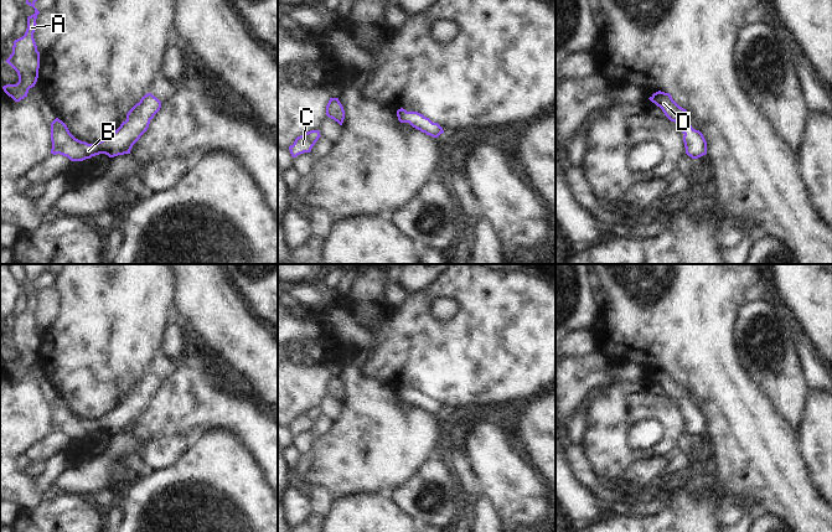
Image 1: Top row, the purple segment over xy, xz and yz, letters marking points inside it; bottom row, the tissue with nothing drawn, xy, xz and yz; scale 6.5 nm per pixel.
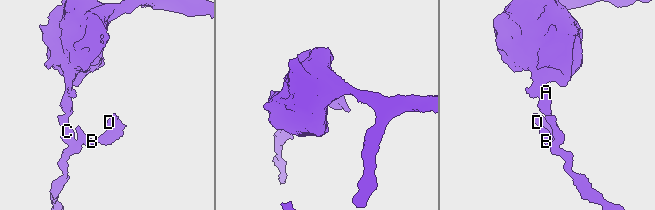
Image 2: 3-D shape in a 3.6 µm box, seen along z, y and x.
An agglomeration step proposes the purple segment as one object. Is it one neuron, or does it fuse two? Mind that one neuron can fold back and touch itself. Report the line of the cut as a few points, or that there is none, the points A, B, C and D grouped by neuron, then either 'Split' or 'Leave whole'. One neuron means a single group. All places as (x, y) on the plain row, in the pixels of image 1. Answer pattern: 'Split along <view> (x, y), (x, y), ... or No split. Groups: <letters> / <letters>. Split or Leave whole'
No split. Groups: A B C D. Leave whole

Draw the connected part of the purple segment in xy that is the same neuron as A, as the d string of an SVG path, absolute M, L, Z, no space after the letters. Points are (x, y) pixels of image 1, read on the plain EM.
M21 264L25 269L26 282L35 286L35 291L27 295L27 306L22 315L14 319L12 331L6 337L19 353L16 362L6 362L4 370L15 379L27 375L29 367L35 365L38 356L40 330L33 316L36 296L40 289L35 285L37 277L47 270L50 264Z

